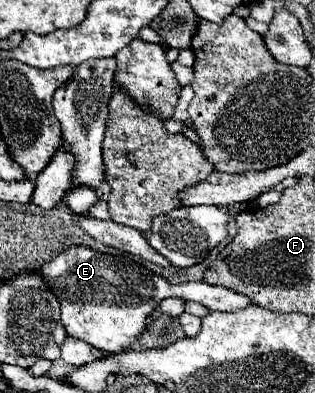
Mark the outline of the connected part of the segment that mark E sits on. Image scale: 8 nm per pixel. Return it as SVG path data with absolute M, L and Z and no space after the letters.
M77 245L65 249L53 257L53 261L27 273L39 275L39 271L43 271L49 289L61 303L61 323L67 335L107 353L119 353L141 339L141 335L147 331L147 317L167 297L205 303L211 311L237 311L253 305L249 297L239 295L227 287L209 285L205 281L171 285L163 277L149 273L143 265L127 257L105 255Z

